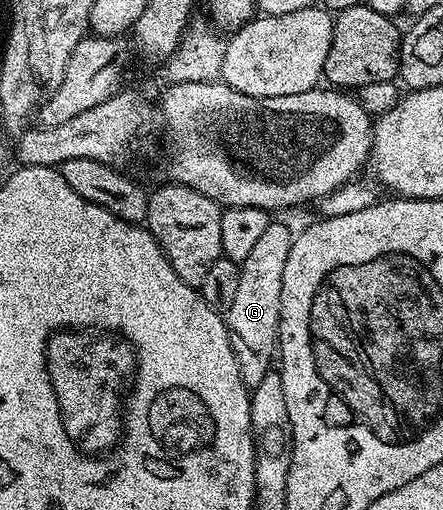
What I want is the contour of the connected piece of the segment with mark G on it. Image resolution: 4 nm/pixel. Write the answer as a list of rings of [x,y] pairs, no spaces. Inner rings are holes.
[[[271,221],[267,231],[256,240],[256,246],[240,264],[240,286],[236,297],[224,313],[226,328],[230,330],[230,344],[236,353],[236,365],[240,365],[240,377],[247,388],[260,385],[260,381],[272,369],[270,358],[275,358],[280,325],[280,297],[284,289],[284,265],[288,253],[292,253],[295,232],[284,224]]]

